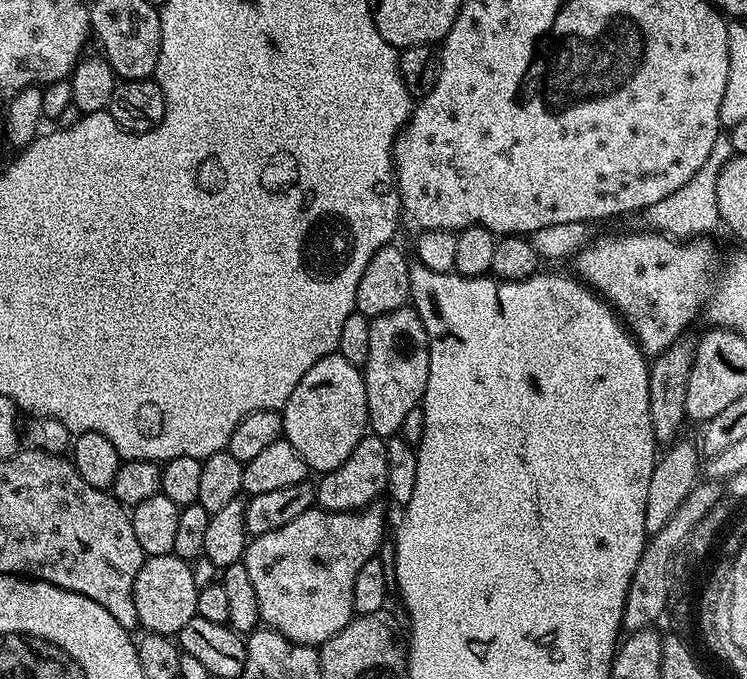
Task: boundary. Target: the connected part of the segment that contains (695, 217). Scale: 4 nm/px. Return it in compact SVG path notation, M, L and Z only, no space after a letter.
M717 142L712 147L710 158L702 166L702 170L698 170L698 174L694 174L694 178L690 178L690 182L686 182L686 186L682 186L679 190L674 190L674 194L670 194L666 198L662 198L662 202L654 202L654 206L644 209L642 219L645 220L647 227L654 232L663 232L665 236L673 237L681 242L689 238L700 238L705 234L712 232L721 223L720 211L718 210L718 174L722 170L722 166L730 159L730 148L727 143Z

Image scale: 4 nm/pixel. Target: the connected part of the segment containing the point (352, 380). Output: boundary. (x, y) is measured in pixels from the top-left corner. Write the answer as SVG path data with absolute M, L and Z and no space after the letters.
M333 354L322 358L318 362L314 362L314 366L310 366L310 370L306 370L306 374L302 374L302 382L298 382L298 386L294 386L294 394L290 394L290 398L284 403L282 415L284 418L283 439L288 440L290 446L294 446L294 450L298 450L298 454L302 454L302 458L308 463L309 469L313 473L323 474L334 470L338 466L342 466L342 462L346 462L346 458L350 458L350 454L354 454L354 446L358 446L358 442L362 442L362 438L369 431L366 386L364 385L363 371L357 365L346 362L346 358L342 358L339 354Z

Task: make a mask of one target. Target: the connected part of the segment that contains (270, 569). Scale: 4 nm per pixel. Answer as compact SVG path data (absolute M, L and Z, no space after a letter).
M313 506L302 514L298 514L298 518L294 518L294 522L286 522L286 526L278 526L278 530L270 530L270 534L262 534L249 539L248 547L244 549L242 562L246 566L246 574L250 574L254 594L258 594L260 618L267 627L273 628L275 632L281 632L283 636L294 641L295 644L319 646L330 638L334 638L334 634L338 634L338 630L342 630L351 622L354 615L352 610L354 606L354 578L358 578L358 570L362 570L362 566L366 566L366 562L379 553L386 540L384 539L384 516L378 509L379 507L369 506L360 509L359 512L327 512L322 507Z

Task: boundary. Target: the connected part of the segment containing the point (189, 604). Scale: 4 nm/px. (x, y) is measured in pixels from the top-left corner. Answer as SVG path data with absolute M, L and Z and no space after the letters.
M173 555L147 557L142 570L138 570L138 578L134 578L134 610L138 610L139 627L145 633L175 637L182 630L182 626L186 626L186 622L190 622L190 618L196 615L197 591L189 561Z

